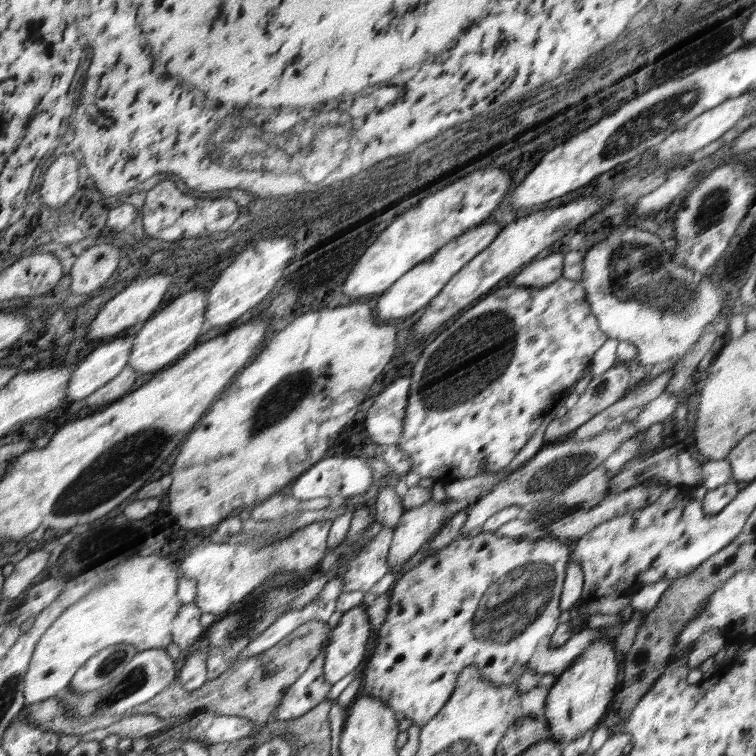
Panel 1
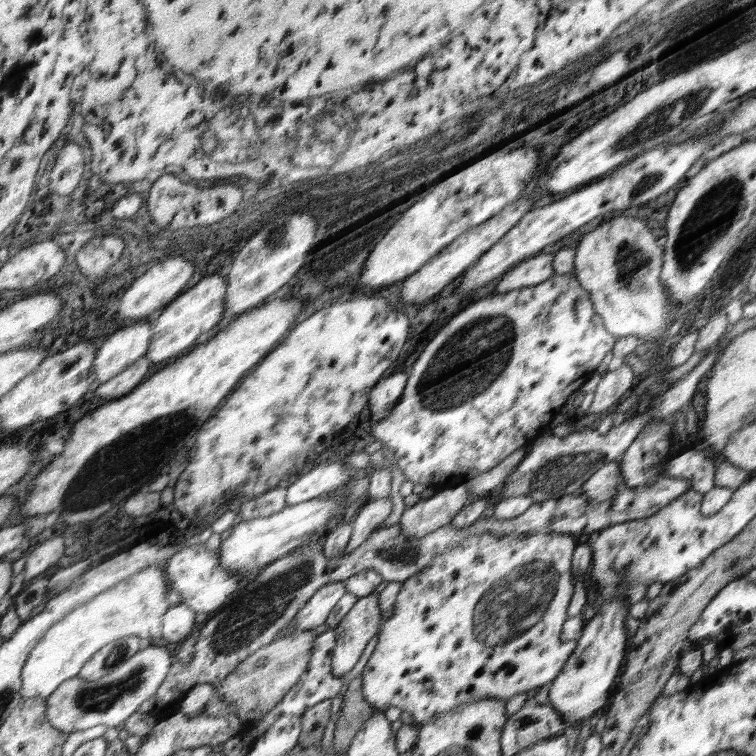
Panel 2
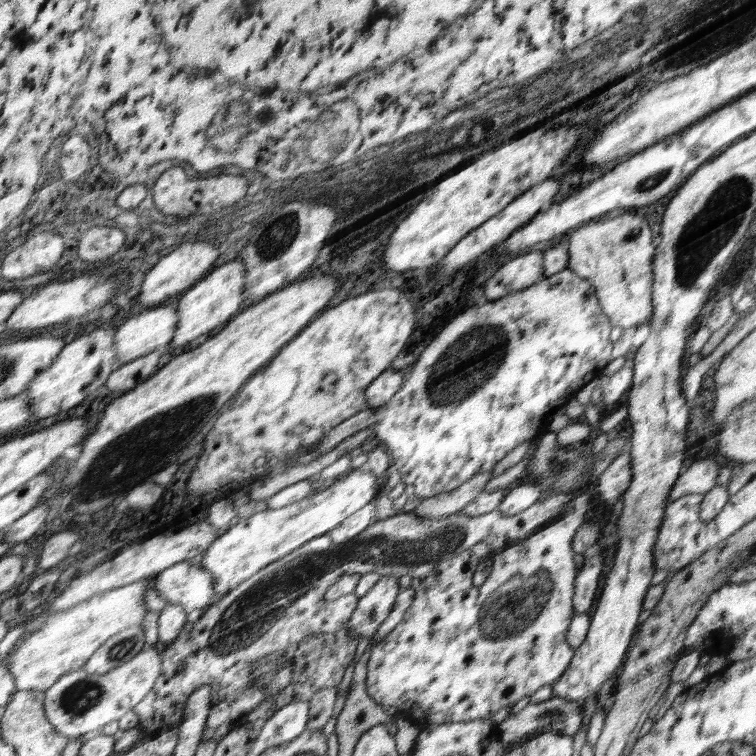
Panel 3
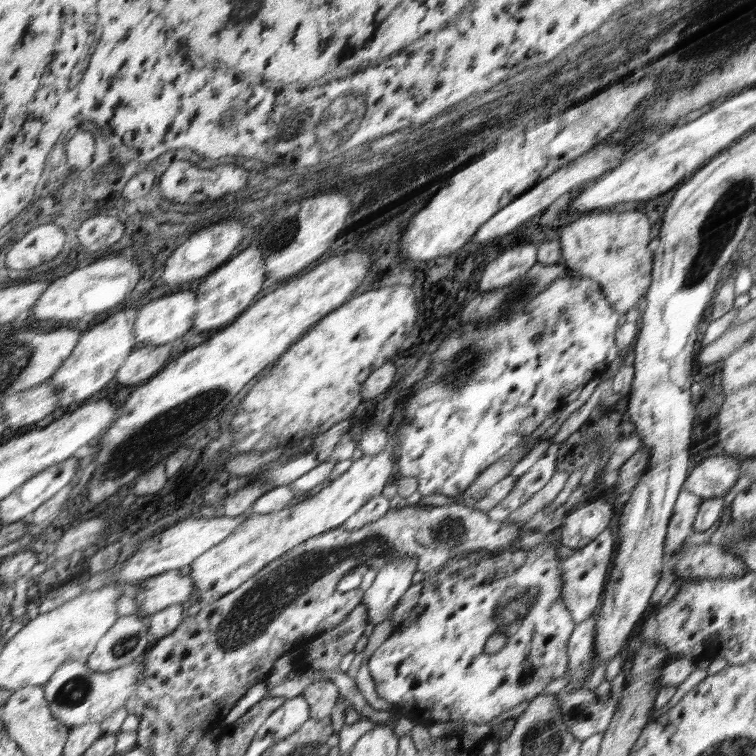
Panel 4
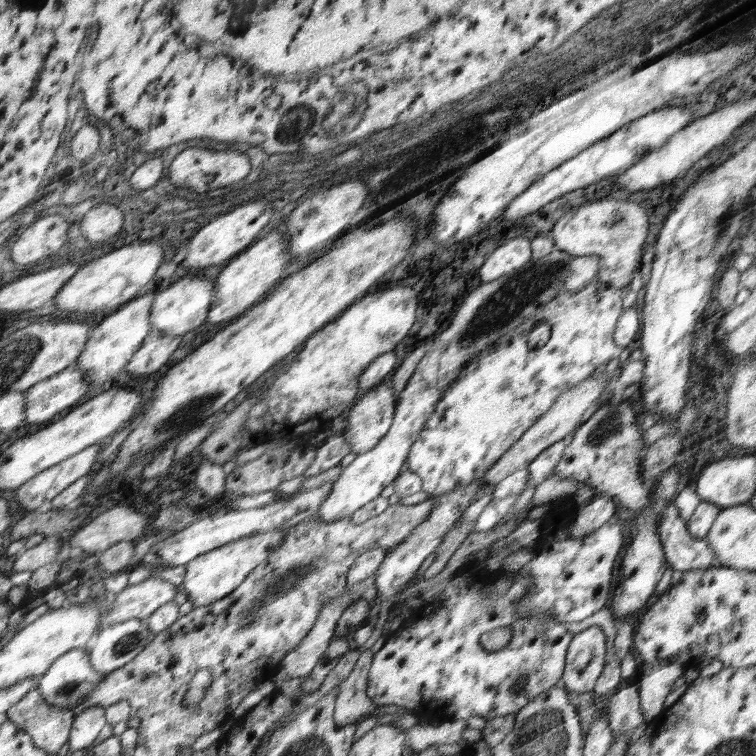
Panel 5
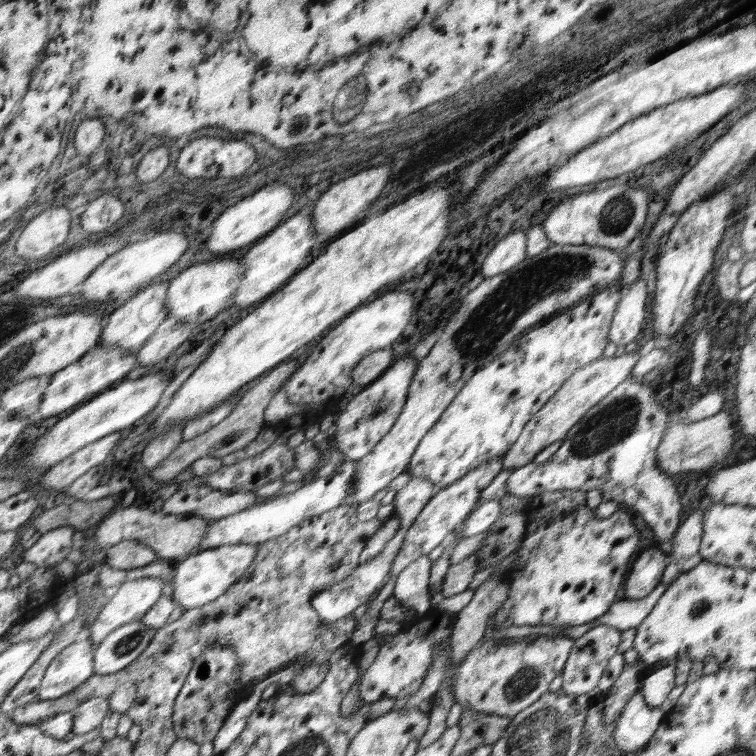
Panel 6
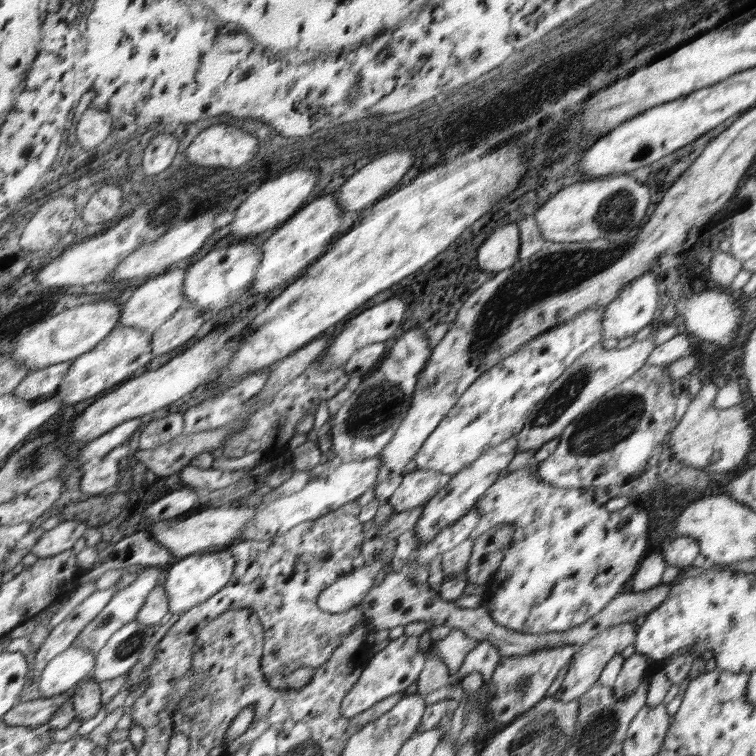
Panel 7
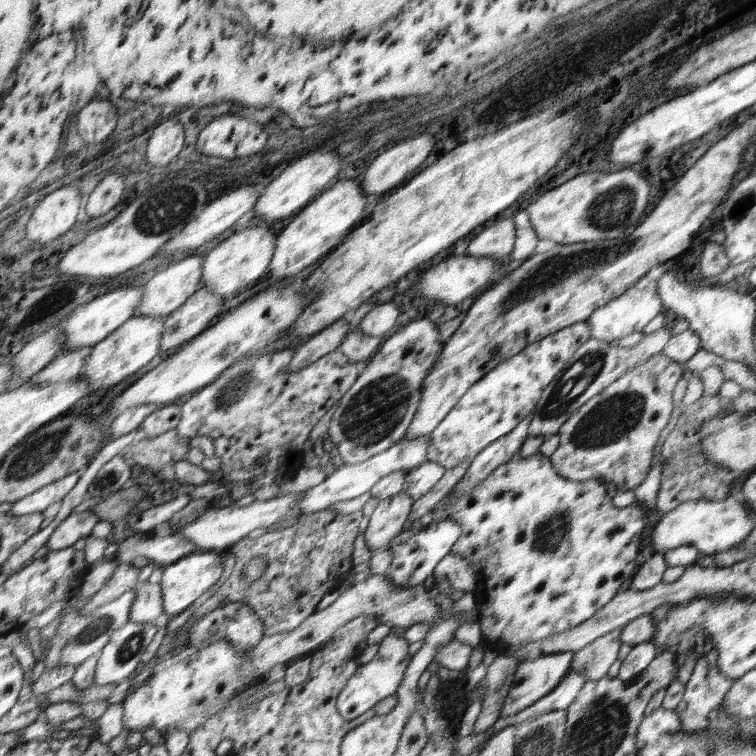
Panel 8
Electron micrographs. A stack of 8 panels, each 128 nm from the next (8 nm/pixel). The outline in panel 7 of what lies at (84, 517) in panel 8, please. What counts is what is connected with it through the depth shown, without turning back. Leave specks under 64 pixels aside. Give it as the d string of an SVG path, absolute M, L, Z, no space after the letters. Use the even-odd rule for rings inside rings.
M70 520L59 524L56 528L45 533L32 549L39 557L53 557L72 550L91 527L78 520Z

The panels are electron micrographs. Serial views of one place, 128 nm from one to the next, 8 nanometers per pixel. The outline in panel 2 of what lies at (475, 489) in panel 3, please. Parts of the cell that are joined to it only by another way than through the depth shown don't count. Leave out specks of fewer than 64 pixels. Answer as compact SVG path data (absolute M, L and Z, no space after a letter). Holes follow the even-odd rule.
M462 483L454 488L437 490L426 500L408 508L402 514L400 524L405 538L423 538L434 530L452 523L456 514L469 502L469 486Z

